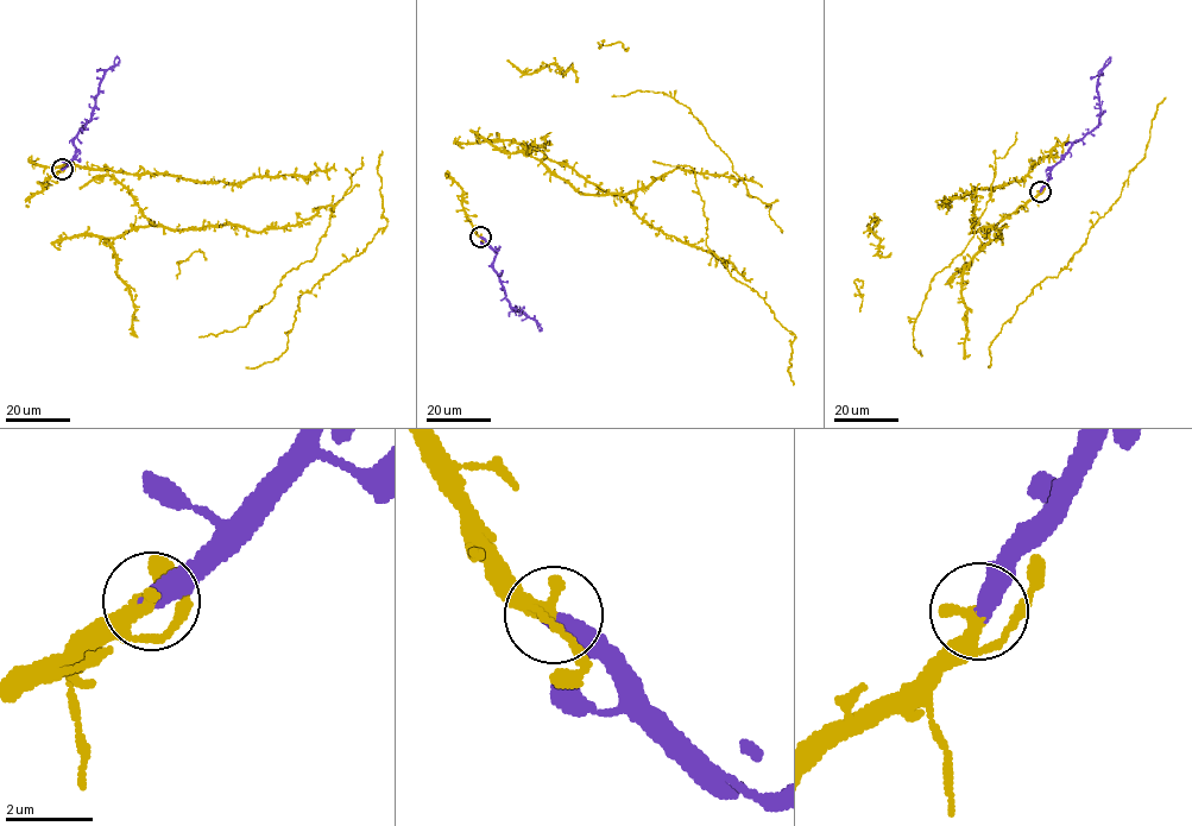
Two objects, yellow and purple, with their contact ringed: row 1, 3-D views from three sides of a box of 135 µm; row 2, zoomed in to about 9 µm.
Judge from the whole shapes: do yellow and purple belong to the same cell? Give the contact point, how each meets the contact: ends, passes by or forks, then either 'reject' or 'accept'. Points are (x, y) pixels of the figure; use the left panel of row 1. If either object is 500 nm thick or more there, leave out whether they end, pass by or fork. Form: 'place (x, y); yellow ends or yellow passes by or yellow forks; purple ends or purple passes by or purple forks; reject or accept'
place (62, 169); yellow passes by; purple ends; accept

